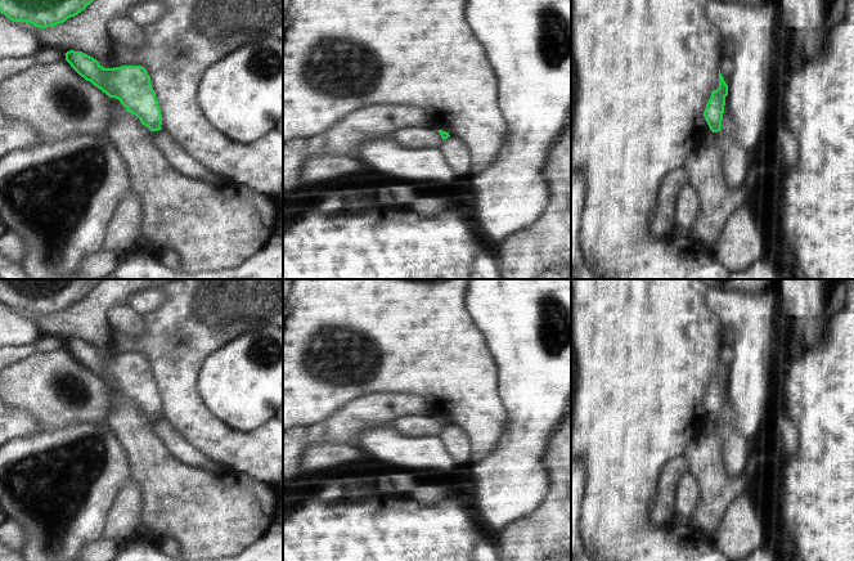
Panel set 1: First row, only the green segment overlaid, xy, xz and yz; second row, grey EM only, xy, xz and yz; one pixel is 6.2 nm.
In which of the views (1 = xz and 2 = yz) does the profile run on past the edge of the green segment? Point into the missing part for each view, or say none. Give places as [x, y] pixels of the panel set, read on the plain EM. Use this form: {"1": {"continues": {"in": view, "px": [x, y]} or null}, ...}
{"1": {"continues": null}, "2": {"continues": null}}

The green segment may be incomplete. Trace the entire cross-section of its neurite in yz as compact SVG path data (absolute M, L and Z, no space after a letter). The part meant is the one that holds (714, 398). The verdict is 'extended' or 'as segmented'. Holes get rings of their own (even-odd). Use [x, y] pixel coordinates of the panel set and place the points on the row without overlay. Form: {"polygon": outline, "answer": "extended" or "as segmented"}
{"polygon": "M719 358L719 376L711 381L711 385L704 400L704 405L713 421L718 421L722 418L722 409L727 383L728 373L725 372Z", "answer": "as segmented"}

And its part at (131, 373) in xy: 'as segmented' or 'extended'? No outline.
as segmented

